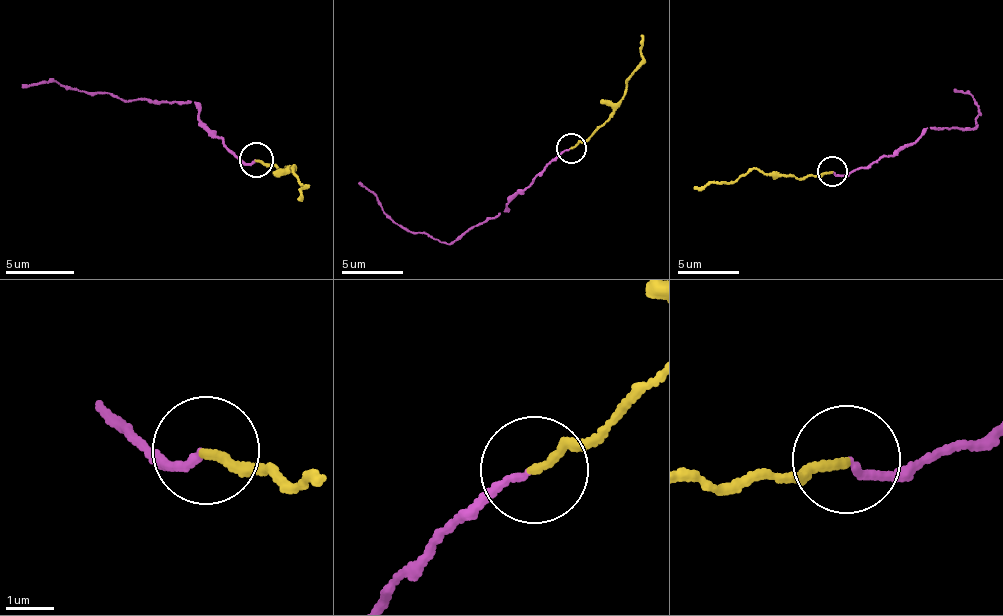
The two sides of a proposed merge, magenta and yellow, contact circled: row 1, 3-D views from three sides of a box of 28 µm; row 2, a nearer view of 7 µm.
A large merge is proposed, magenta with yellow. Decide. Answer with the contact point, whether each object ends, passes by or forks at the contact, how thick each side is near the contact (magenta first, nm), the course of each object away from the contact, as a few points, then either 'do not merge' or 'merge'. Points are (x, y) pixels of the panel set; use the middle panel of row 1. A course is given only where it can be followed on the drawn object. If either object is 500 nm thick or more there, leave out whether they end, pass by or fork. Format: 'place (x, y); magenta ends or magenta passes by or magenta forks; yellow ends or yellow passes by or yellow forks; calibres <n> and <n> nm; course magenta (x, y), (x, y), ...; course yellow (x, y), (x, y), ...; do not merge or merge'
place (571, 148); magenta ends; yellow ends; calibres 140 and 180 nm; course magenta (569, 147), (519, 191), (502, 212), (466, 229), (451, 243), (389, 220), (358, 181); course yellow (572, 147), (603, 123), (627, 88), (627, 79), (641, 59), (639, 36); merge

